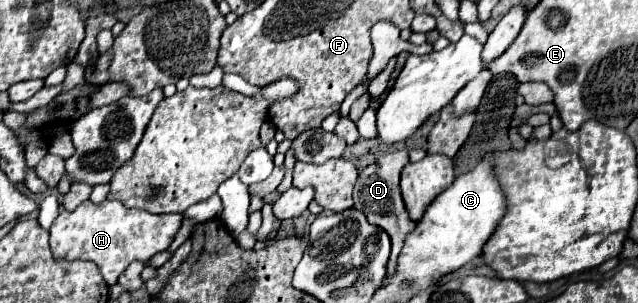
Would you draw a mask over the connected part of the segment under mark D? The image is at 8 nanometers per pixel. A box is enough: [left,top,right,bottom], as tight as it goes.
[353,150,417,278]

